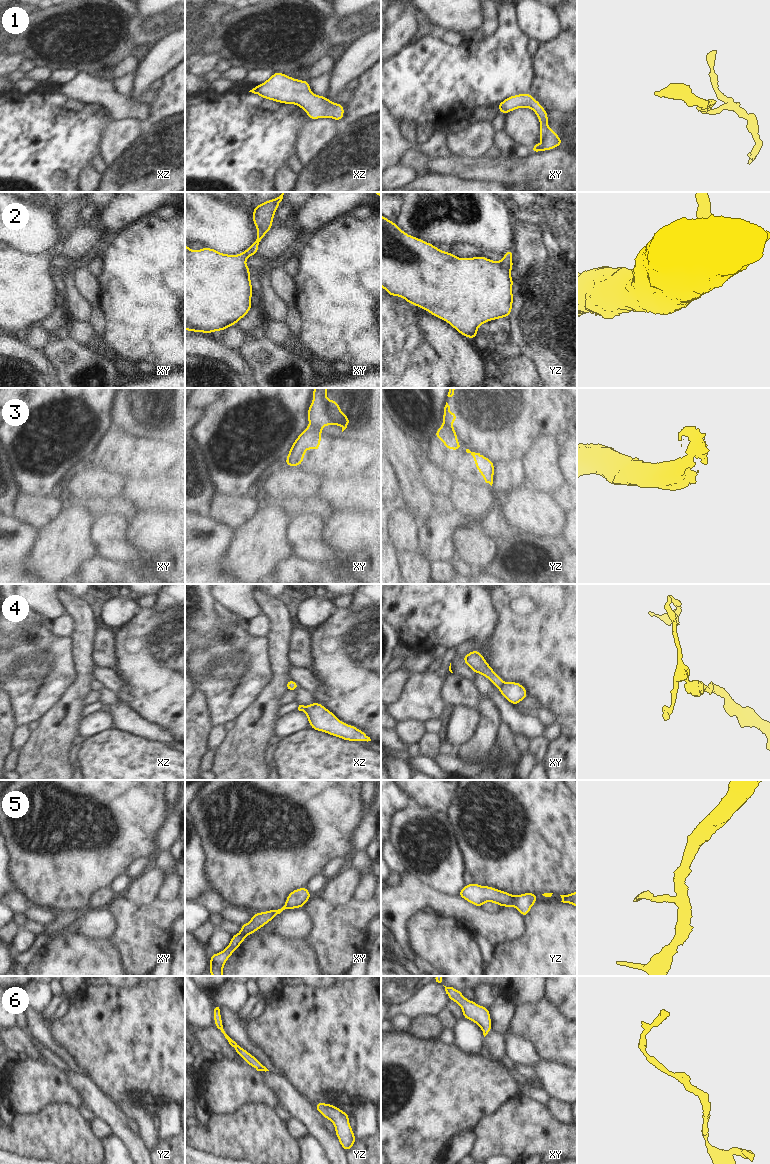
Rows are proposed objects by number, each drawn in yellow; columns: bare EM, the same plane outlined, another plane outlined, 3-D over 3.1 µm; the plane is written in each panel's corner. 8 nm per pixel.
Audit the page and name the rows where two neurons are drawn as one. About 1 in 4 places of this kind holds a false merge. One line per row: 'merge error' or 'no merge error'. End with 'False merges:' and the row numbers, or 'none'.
1: no merge error
2: no merge error
3: merge error
4: merge error
5: no merge error
6: no merge error
False merges: 3, 4

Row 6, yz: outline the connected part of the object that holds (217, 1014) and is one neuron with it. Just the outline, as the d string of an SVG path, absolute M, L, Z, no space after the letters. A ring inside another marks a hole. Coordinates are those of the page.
M219 1007L214 1009L214 1026L221 1030L229 1044L235 1049L236 1053L250 1066L257 1071L269 1071L256 1057L251 1055L248 1051L243 1049L235 1041L233 1041L224 1031L222 1025L222 1016Z

